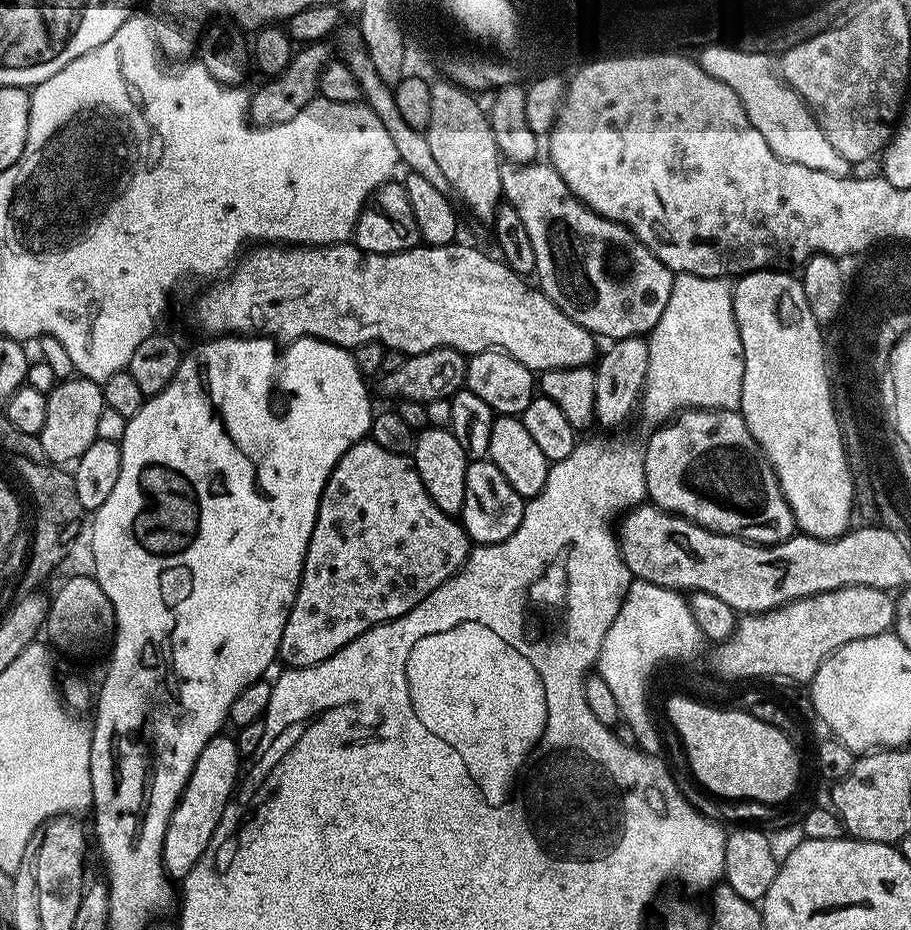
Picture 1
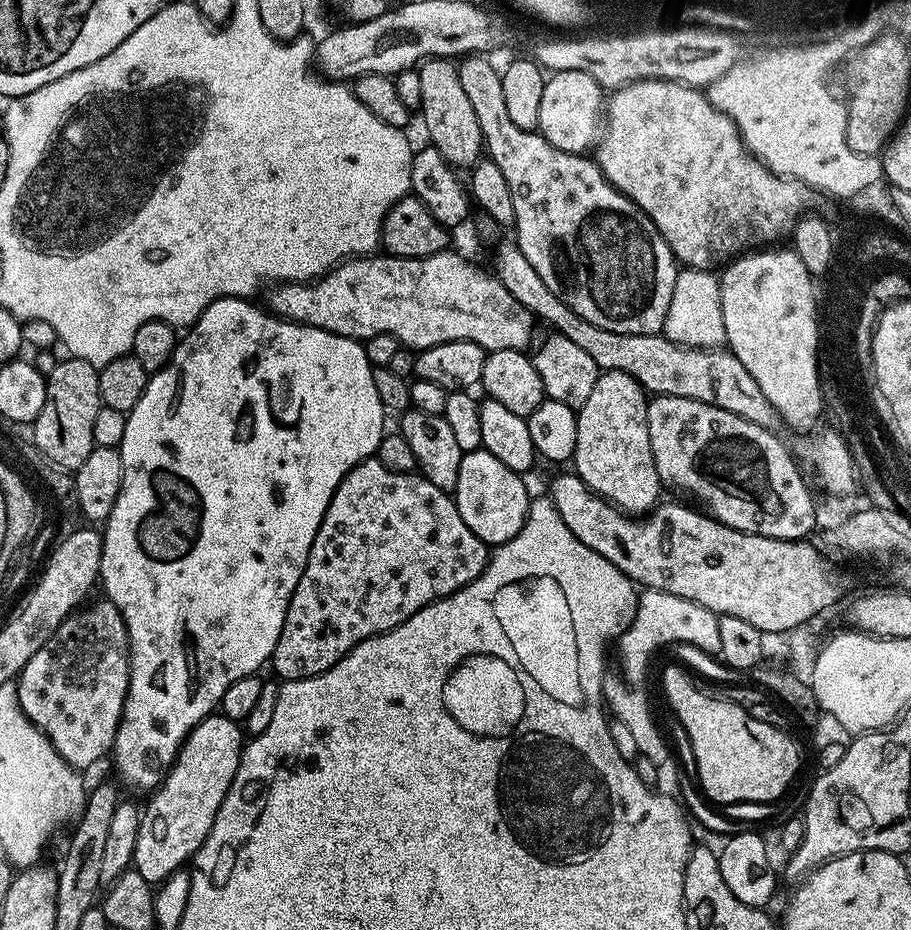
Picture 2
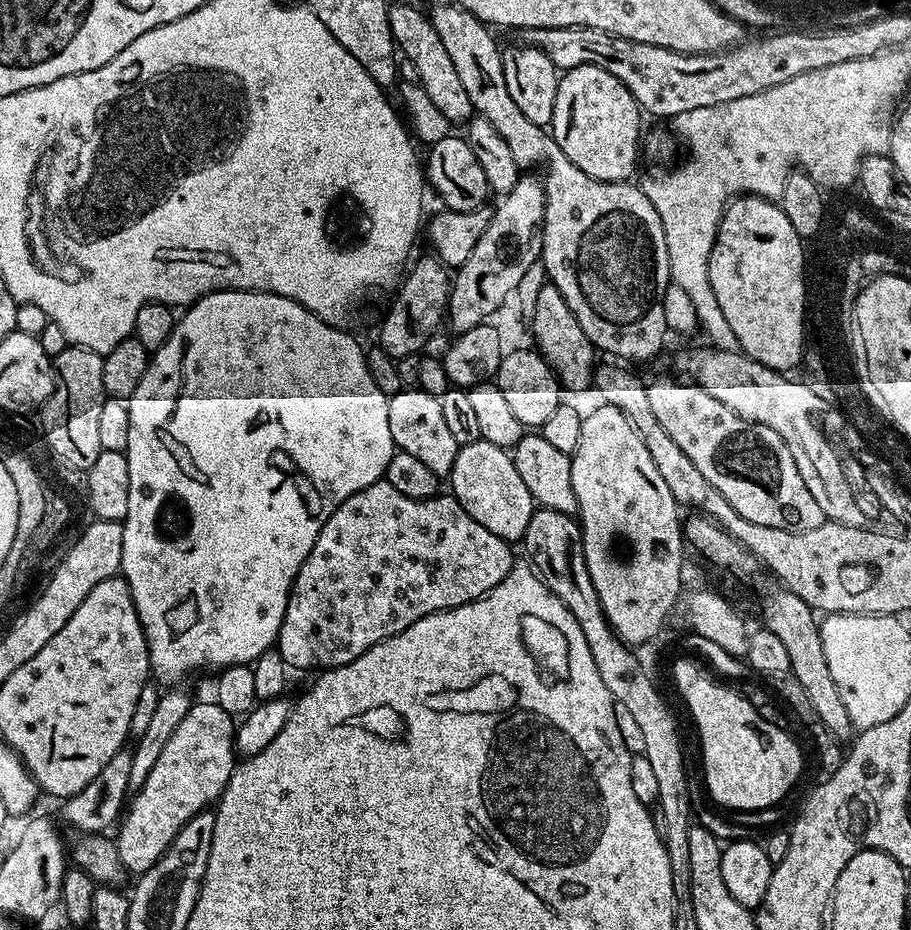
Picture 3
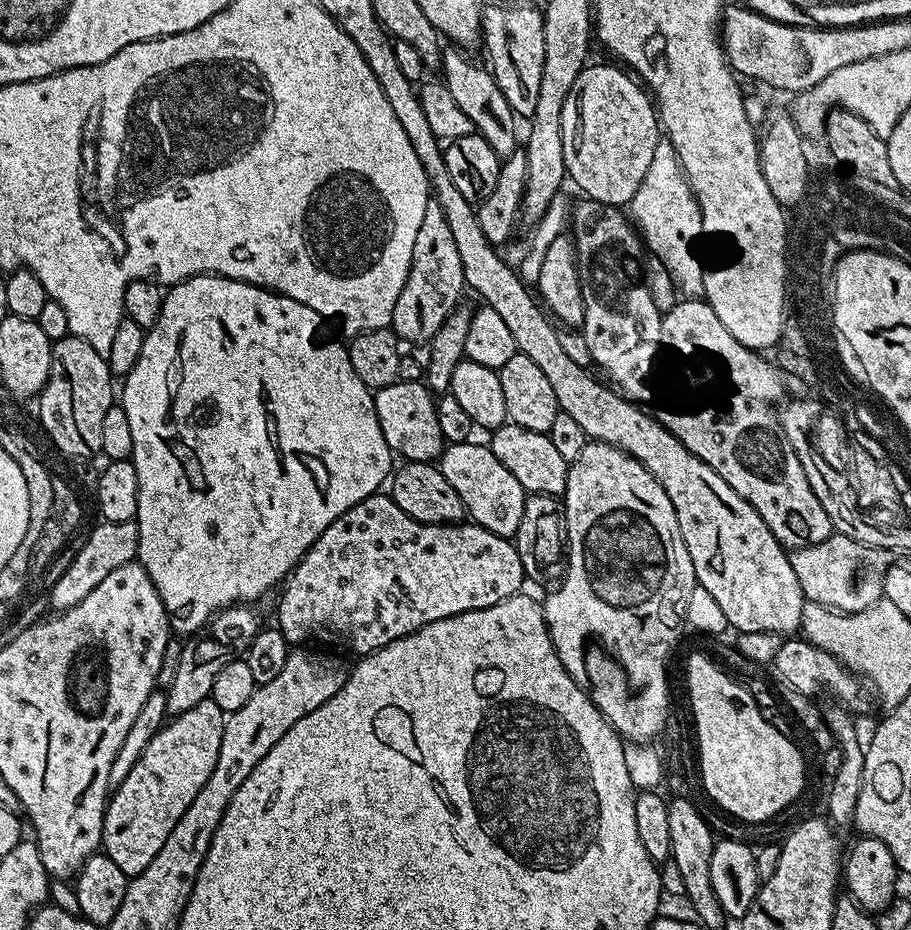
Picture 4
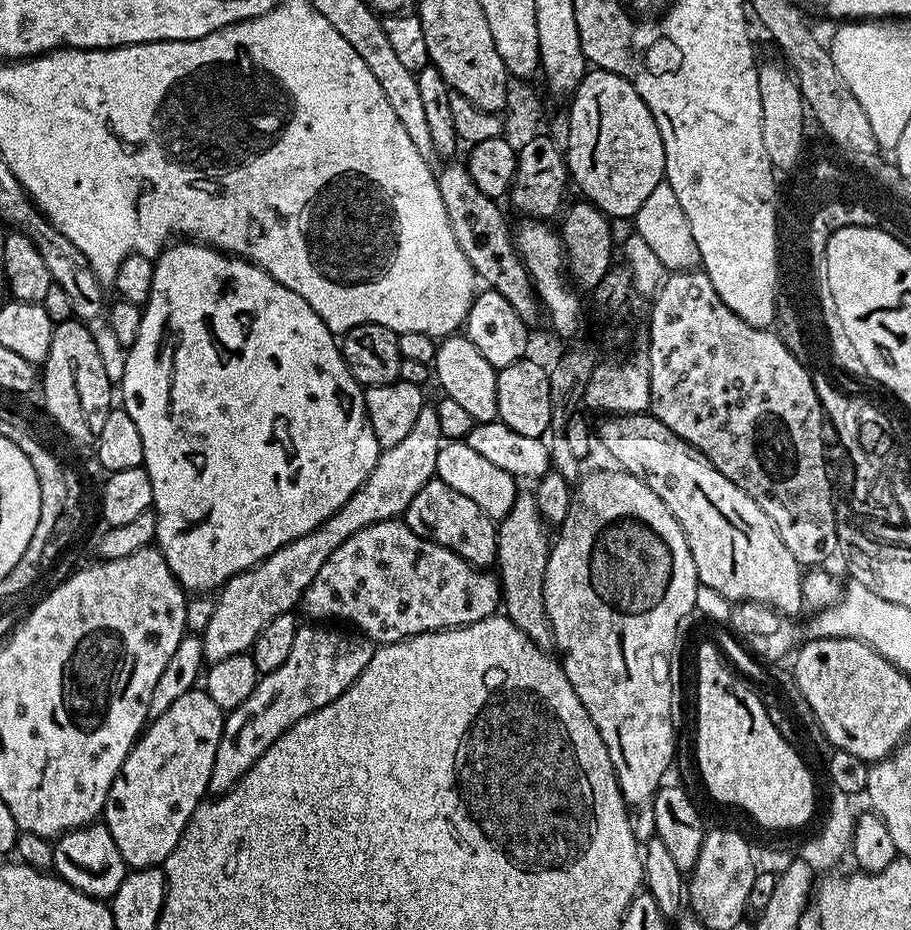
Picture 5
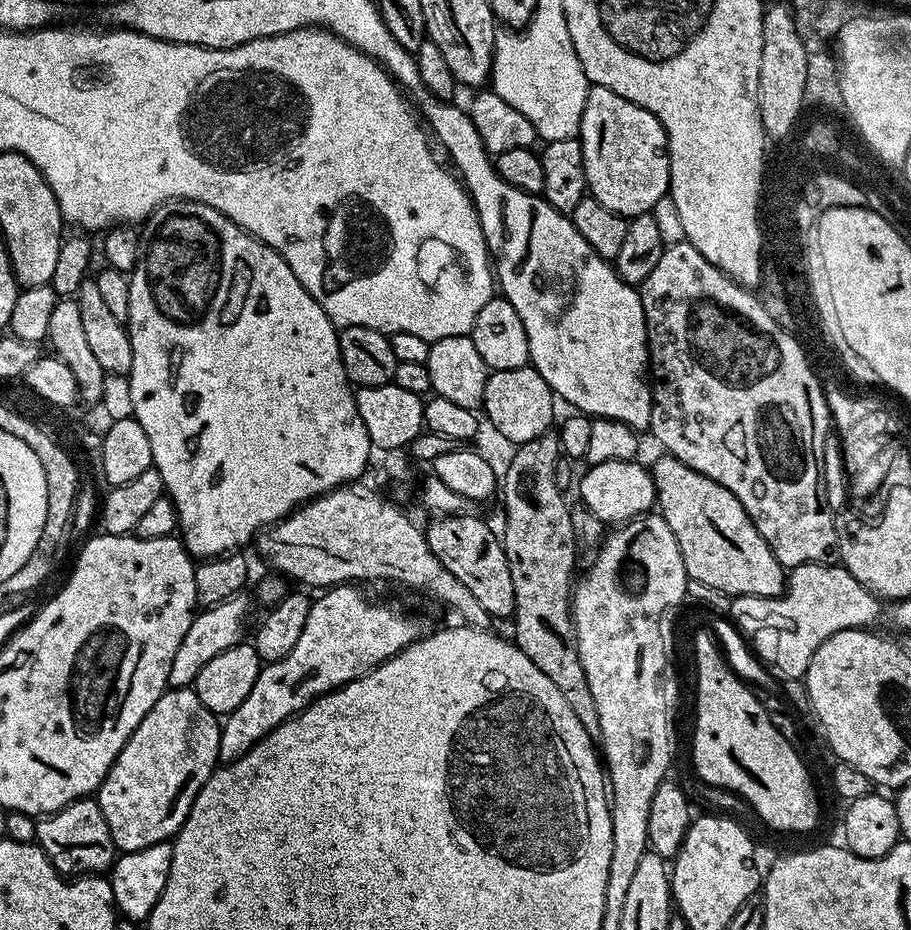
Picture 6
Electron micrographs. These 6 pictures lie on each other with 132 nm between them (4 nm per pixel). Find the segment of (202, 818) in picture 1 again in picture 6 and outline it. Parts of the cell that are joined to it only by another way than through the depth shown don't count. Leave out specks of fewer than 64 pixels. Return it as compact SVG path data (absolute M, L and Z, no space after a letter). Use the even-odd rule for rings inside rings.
M191 687L168 688L160 695L158 702L150 706L146 718L138 722L134 734L130 734L126 746L122 746L118 758L110 766L98 789L100 809L120 852L133 852L163 844L171 841L180 831L190 814L190 806L198 790L202 790L202 786L218 767L220 725L216 713L202 706L198 694Z

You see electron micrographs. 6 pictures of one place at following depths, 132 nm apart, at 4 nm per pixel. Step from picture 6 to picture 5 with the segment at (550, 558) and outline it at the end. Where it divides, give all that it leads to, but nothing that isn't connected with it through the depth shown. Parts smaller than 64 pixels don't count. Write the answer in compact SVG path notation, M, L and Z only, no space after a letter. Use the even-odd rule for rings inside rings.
M521 491L516 497L510 514L499 521L496 529L497 548L495 567L500 567L498 579L502 593L502 612L522 634L530 638L540 648L553 647L552 627L546 614L544 583L546 582L546 562L550 551L549 525L539 512L538 502L531 491Z

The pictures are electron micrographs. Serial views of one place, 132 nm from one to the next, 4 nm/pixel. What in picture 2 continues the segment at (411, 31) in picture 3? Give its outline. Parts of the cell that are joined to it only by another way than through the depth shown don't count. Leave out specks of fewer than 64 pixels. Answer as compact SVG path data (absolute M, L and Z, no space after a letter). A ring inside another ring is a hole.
M433 58L425 60L418 68L422 78L422 113L424 128L428 131L431 147L437 148L449 164L460 170L471 169L485 151L482 126L470 107L470 98L462 90L459 67L451 59Z

